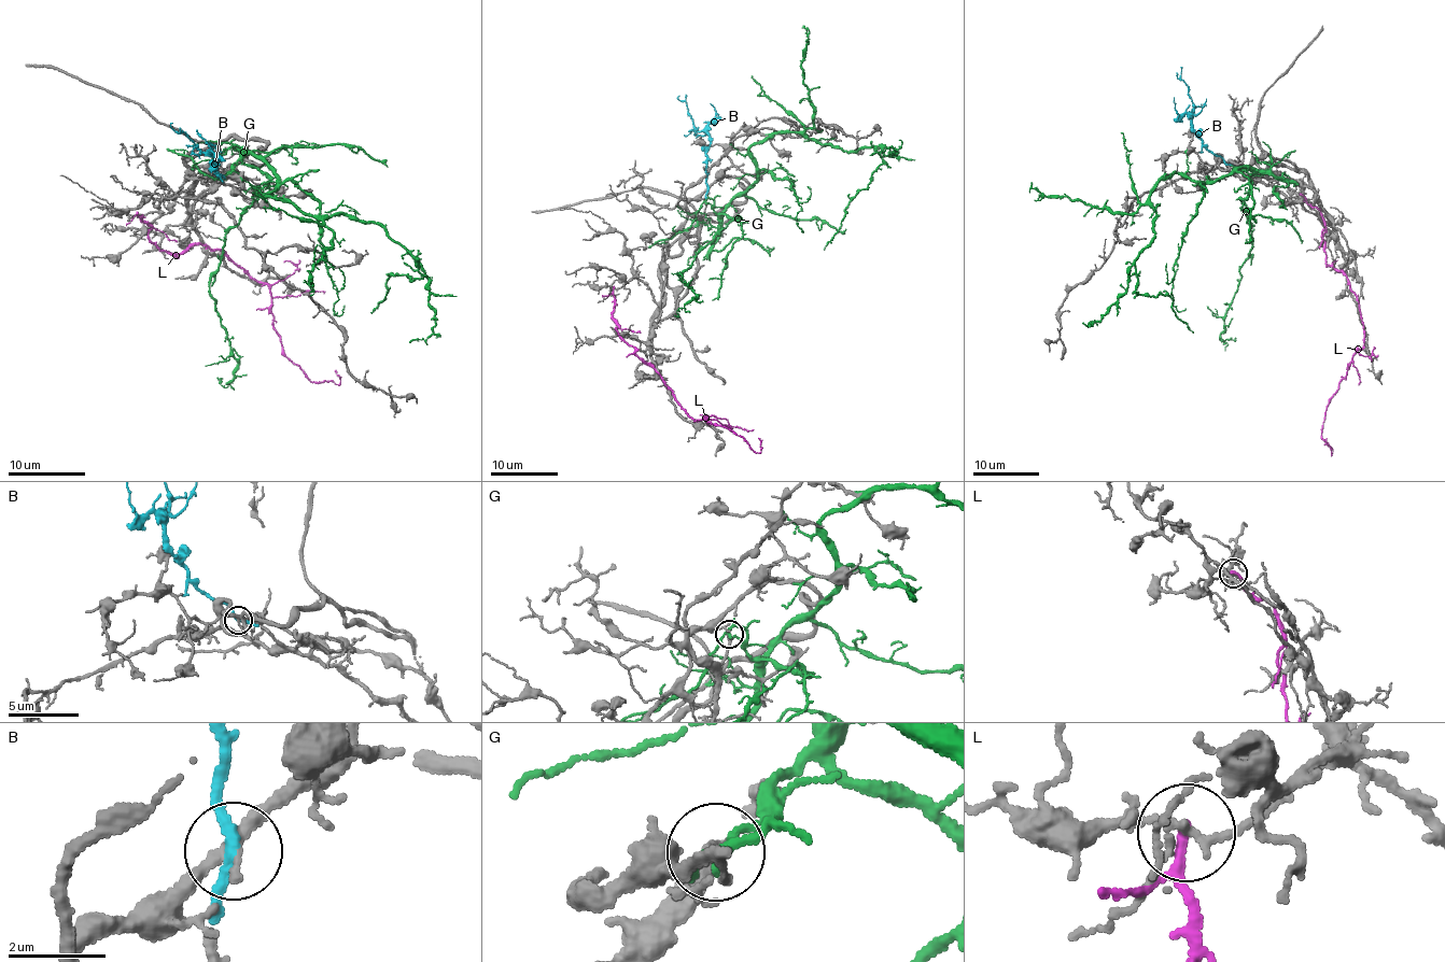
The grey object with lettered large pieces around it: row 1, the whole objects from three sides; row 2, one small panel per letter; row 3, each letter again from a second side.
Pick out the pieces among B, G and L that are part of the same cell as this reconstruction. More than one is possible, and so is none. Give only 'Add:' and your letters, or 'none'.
Add: B

